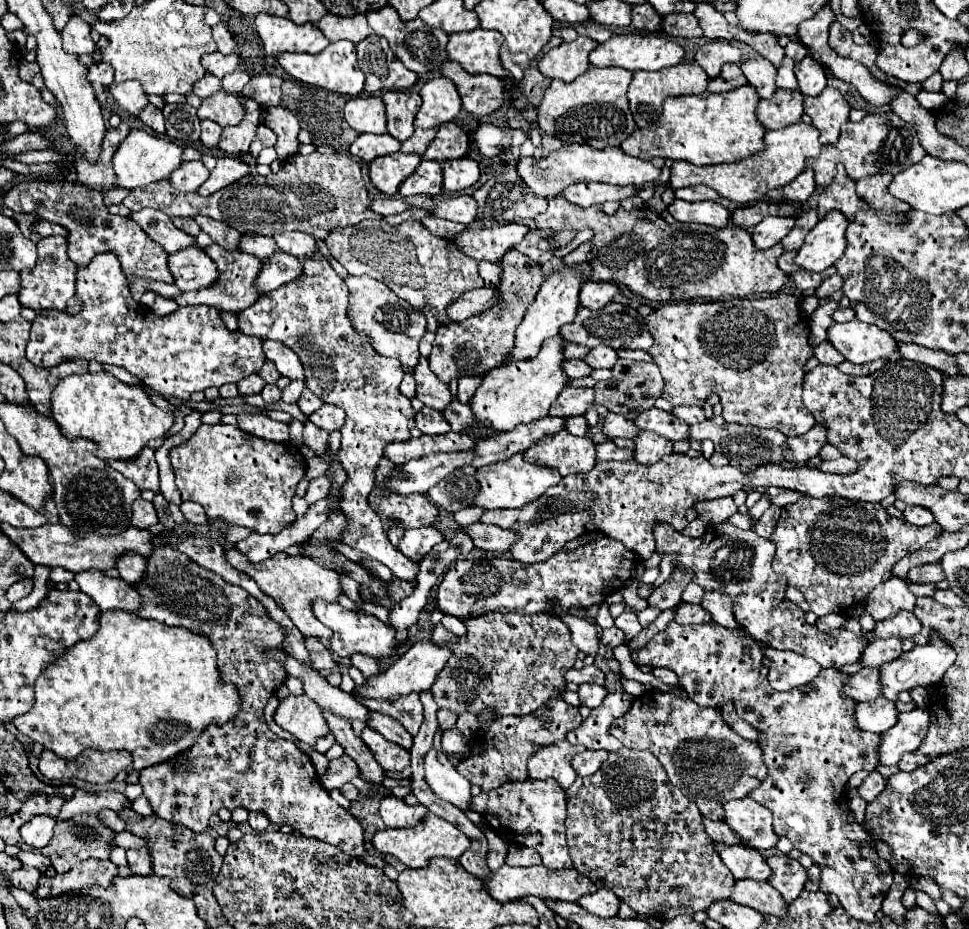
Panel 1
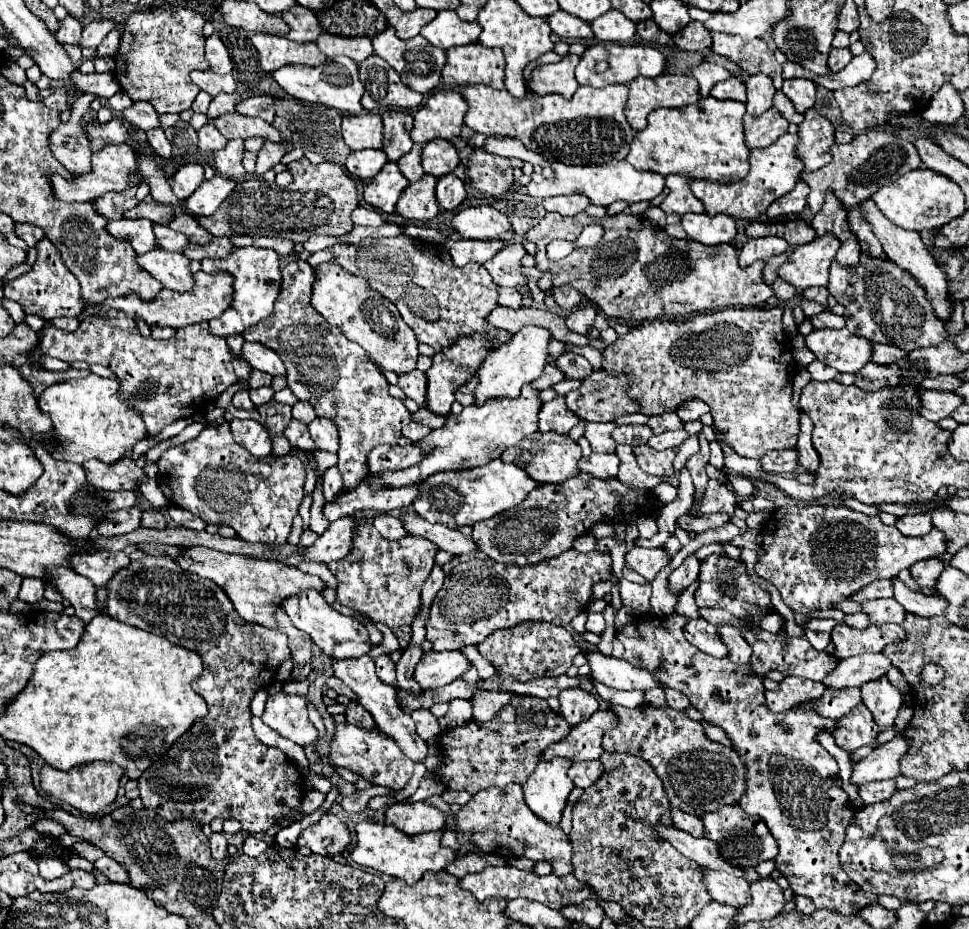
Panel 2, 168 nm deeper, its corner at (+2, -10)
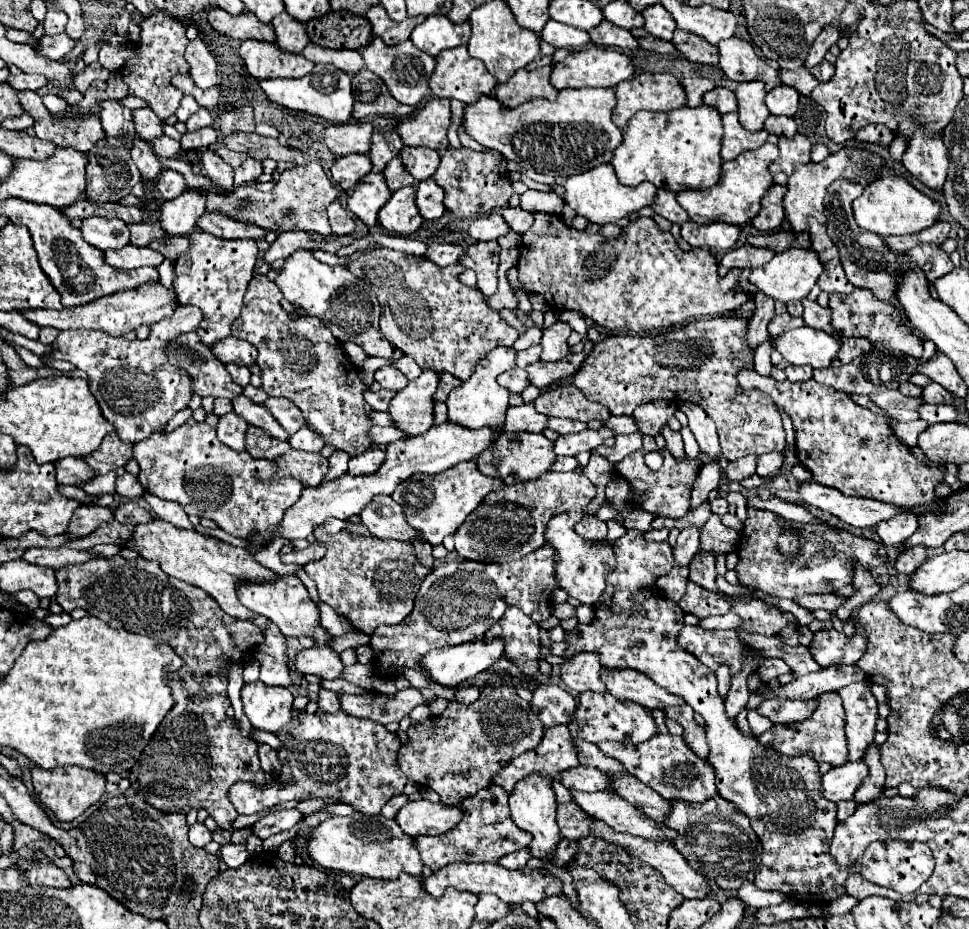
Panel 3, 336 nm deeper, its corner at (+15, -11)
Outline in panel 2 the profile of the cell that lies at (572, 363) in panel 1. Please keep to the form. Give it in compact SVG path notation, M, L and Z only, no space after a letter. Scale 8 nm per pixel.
M549 363L549 365L545 365L543 375L533 381L533 387L543 391L543 389L549 389L549 387L557 385L559 381L563 381L563 377L565 377L565 373L559 367L555 367L555 363Z

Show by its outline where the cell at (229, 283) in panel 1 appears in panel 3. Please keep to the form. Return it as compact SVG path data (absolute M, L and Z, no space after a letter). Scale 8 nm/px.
M150 282L144 284L136 290L126 290L126 292L116 292L110 296L104 296L96 302L84 304L80 308L64 308L64 310L20 310L20 314L30 320L36 326L52 326L58 330L76 330L76 328L90 328L90 330L102 330L110 336L122 336L130 330L136 330L142 324L154 324L162 318L172 316L176 310L178 300L174 290L166 290L160 282Z

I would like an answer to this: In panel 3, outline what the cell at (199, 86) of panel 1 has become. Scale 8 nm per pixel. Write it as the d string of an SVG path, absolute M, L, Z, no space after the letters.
M184 96L174 116L176 116L180 122L186 122L186 120L188 120L188 118L198 110L198 108L200 108L200 106L196 104L196 100L192 100L192 96Z

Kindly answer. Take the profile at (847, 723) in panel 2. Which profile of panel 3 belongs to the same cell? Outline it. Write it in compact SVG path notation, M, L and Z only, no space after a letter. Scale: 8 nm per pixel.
M836 692L818 696L818 706L808 720L792 724L774 724L768 732L758 736L760 744L772 748L784 756L810 756L816 762L828 762L830 766L842 766L848 762L848 746L844 734L844 708Z

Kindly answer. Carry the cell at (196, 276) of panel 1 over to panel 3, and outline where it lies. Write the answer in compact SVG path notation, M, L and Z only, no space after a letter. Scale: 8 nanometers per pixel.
M128 244L128 248L104 250L104 260L114 268L134 270L140 266L160 266L164 262L164 256L160 256L160 252L154 252L152 248L138 248Z

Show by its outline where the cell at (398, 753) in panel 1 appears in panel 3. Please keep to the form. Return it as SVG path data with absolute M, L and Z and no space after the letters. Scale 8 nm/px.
M302 710L298 714L296 730L288 732L288 740L278 750L282 770L274 782L268 784L268 790L240 782L230 788L230 800L238 814L258 814L286 800L304 802L310 798L336 798L356 812L380 814L382 806L392 796L402 794L408 782L396 762L398 750L398 734L388 732L374 720L348 716L342 710L322 716Z

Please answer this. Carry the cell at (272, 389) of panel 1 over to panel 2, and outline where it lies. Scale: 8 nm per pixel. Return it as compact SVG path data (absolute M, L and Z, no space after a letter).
M259 387L259 389L249 389L251 401L255 403L255 407L261 407L265 403L269 403L269 387Z

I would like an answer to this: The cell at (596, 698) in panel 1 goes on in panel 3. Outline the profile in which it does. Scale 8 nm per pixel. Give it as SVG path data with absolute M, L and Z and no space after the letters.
M540 684L536 690L532 690L530 706L532 712L536 712L536 716L540 718L540 722L546 728L550 728L558 724L568 724L568 720L572 720L576 710L576 700L560 686Z

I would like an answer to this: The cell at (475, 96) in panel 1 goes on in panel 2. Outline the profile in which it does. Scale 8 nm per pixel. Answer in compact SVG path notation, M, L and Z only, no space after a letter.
M609 85L603 89L595 87L579 87L571 99L563 99L561 95L533 95L525 99L515 99L507 91L497 91L493 87L461 87L459 93L463 95L469 111L465 115L465 125L481 135L509 135L519 139L527 149L545 155L547 159L555 159L561 163L583 163L583 165L603 165L613 159L625 159L635 137L635 131L625 119L625 103L627 103L627 85Z

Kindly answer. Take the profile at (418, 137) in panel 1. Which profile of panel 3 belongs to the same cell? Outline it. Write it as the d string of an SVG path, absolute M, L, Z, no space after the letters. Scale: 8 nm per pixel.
M396 156L384 170L384 178L386 178L386 184L390 188L390 192L396 192L404 186L416 186L416 180L404 170L402 166L402 160Z

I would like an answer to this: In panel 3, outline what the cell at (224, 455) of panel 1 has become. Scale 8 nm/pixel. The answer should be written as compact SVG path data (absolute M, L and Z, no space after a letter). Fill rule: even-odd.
M186 422L178 426L172 432L156 432L154 436L148 436L148 440L134 444L134 458L140 464L140 484L144 490L164 498L178 502L186 514L194 514L198 518L210 518L218 524L218 528L244 538L258 530L260 534L268 536L270 530L276 528L276 524L282 520L284 510L290 508L302 494L302 484L292 478L280 478L274 480L276 466L270 460L256 460L246 450L236 452L228 448L226 444L220 444L216 438L216 430L210 428L206 422ZM256 474L262 476L262 480L256 480Z

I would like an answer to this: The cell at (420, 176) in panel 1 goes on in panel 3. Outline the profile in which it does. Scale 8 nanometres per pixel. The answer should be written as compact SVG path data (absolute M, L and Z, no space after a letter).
M412 186L394 192L392 198L384 204L384 208L378 214L380 226L390 234L398 234L398 236L414 234L422 224L414 196L416 194Z

